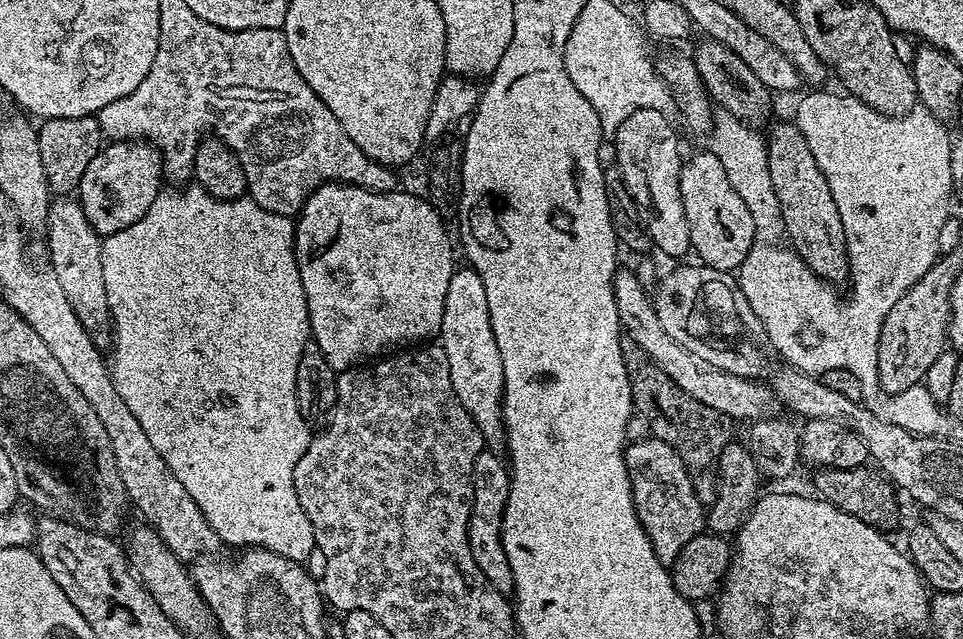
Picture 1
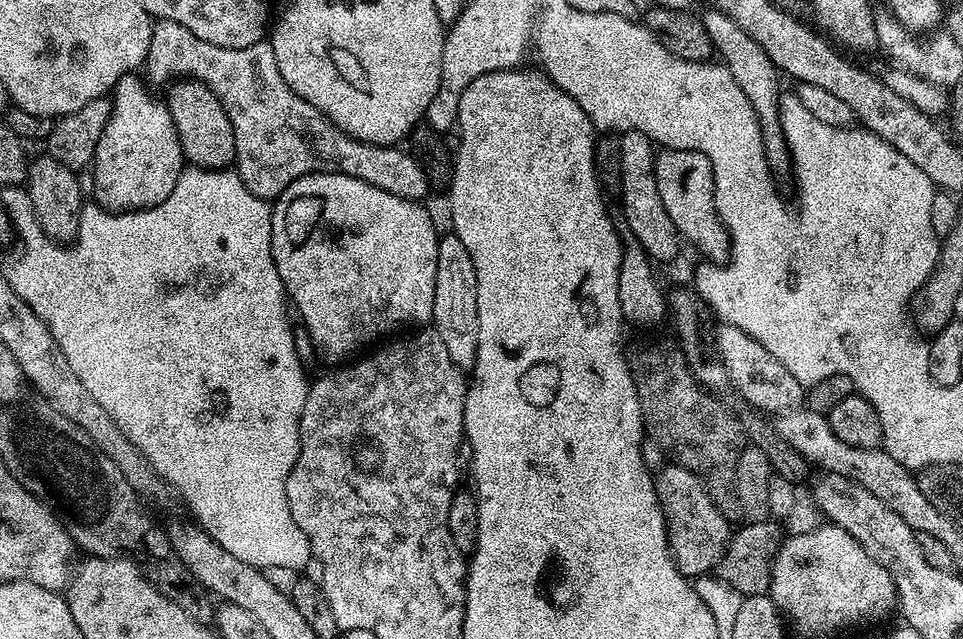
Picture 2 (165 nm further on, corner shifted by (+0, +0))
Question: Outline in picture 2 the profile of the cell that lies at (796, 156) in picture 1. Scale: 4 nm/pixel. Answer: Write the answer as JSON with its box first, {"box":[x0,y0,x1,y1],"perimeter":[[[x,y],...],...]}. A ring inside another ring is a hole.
{"box":[701,8,791,174],"perimeter":[[[717,8],[705,9],[701,15],[703,25],[709,34],[712,47],[720,57],[725,68],[730,70],[734,83],[742,88],[742,92],[749,99],[755,116],[759,119],[759,130],[762,134],[764,157],[767,159],[769,169],[776,174],[791,169],[791,156],[788,143],[785,140],[780,118],[780,71],[770,60],[762,46],[754,38],[742,30],[729,15],[722,14]]]}

